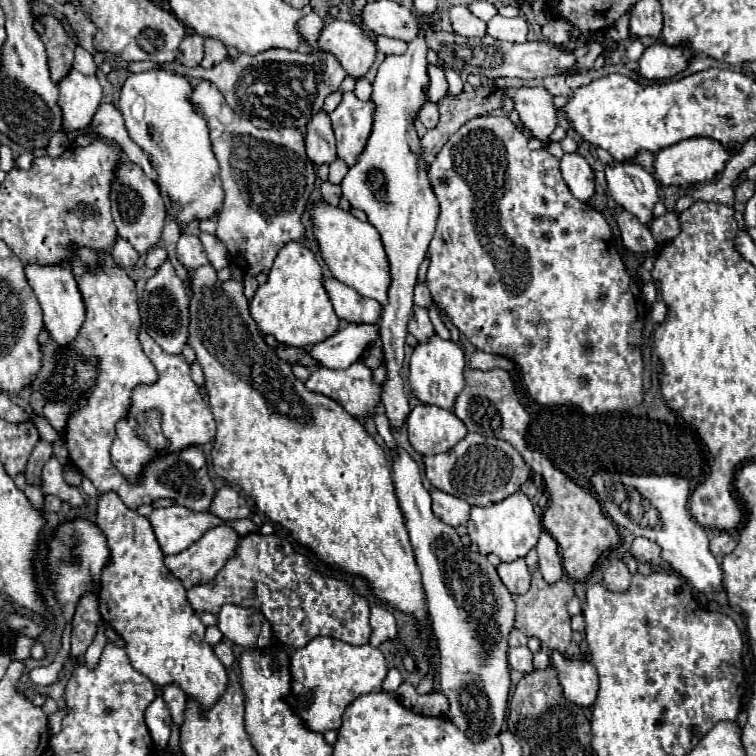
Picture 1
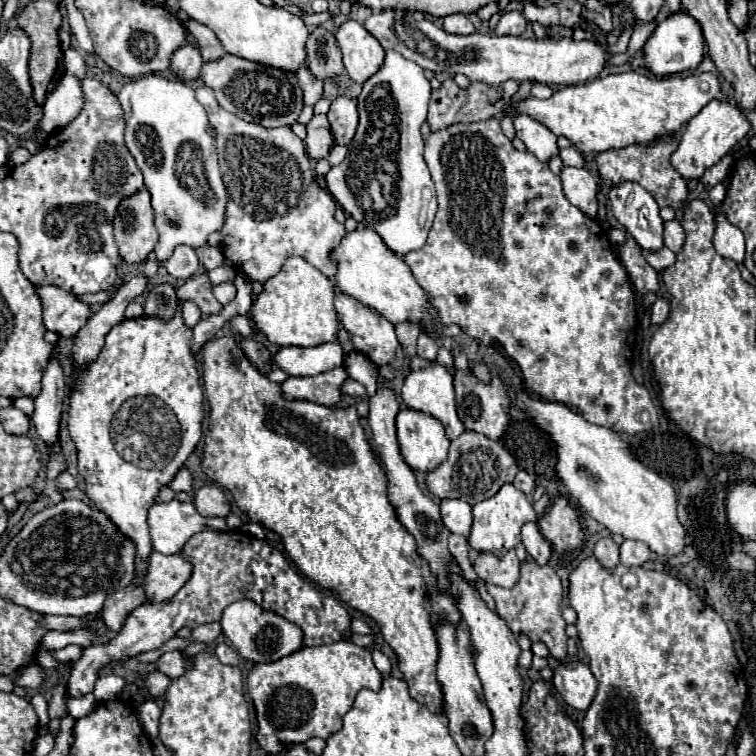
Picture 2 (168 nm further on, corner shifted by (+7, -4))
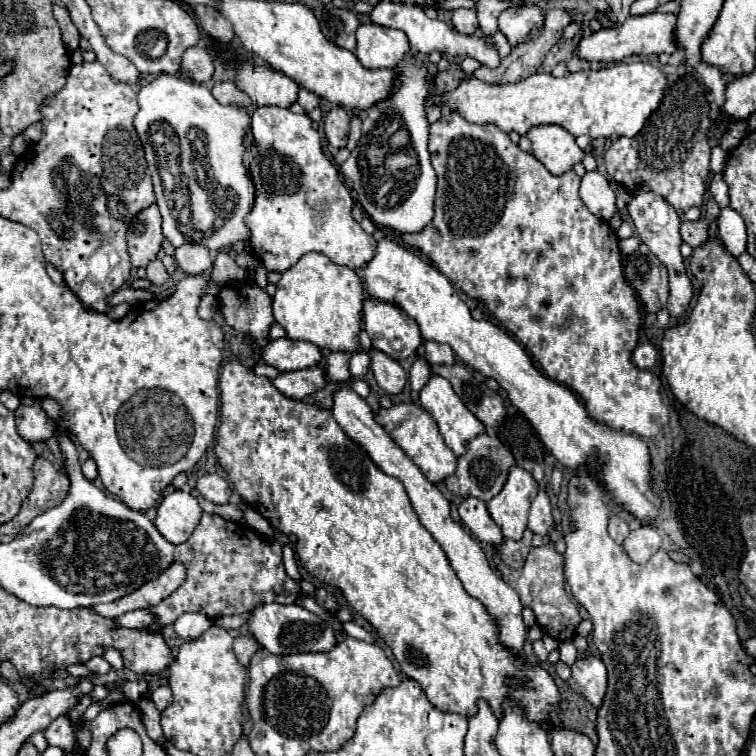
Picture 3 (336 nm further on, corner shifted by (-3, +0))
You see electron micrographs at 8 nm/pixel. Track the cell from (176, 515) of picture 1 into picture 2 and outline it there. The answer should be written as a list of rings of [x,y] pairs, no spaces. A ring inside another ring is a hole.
[[[154,503],[148,511],[148,527],[154,551],[162,555],[180,553],[188,539],[200,531],[228,531],[226,519],[204,517],[196,511],[194,503]]]

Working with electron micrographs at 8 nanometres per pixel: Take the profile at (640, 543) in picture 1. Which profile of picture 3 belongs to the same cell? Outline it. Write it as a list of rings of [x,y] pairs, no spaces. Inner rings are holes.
[[[642,525],[640,529],[630,531],[630,535],[622,543],[624,551],[634,563],[648,563],[648,559],[660,549],[660,545],[662,545],[662,537],[650,525]]]

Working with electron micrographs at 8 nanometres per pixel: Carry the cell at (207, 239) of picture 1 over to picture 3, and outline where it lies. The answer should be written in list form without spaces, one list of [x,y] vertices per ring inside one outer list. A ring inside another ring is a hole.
[[[220,251],[214,261],[214,269],[210,273],[212,281],[218,285],[226,285],[230,281],[242,281],[246,277],[246,271],[236,265],[234,257],[228,251]]]

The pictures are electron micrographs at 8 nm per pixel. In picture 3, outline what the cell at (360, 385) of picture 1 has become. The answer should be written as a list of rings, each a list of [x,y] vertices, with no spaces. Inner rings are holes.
[[[312,367],[312,369],[300,369],[300,371],[288,371],[280,373],[272,385],[290,399],[304,399],[306,395],[312,395],[320,387],[326,385],[324,369]]]

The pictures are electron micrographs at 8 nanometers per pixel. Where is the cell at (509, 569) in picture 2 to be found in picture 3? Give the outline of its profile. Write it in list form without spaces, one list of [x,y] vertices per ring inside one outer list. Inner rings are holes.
[[[526,529],[520,541],[506,539],[504,545],[496,545],[496,551],[500,553],[500,557],[504,557],[504,561],[508,561],[508,565],[520,565],[520,561],[524,561],[524,557],[532,549],[530,541],[532,541],[532,531]]]

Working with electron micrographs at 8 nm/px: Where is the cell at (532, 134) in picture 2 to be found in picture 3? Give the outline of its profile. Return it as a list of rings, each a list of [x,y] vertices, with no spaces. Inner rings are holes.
[[[560,125],[532,127],[528,139],[532,141],[532,155],[552,175],[564,175],[584,159],[584,151],[576,145],[576,139]]]

